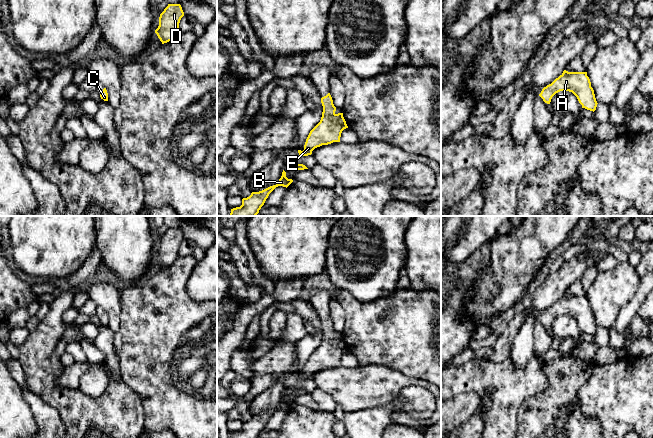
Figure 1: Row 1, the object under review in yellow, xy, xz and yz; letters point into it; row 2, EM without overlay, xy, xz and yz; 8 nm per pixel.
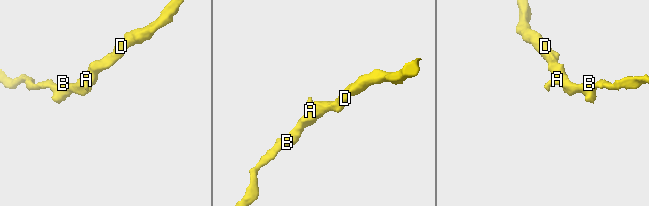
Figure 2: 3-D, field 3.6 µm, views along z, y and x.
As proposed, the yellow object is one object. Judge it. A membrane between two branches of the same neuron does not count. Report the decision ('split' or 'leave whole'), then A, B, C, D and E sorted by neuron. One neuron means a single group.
leave whole | A B C D E

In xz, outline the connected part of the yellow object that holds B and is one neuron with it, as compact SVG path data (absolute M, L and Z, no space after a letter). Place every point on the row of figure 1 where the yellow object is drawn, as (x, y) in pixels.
M283 170L279 181L262 191L252 192L247 198L242 199L242 205L231 209L230 216L256 216L259 210L264 205L269 194L278 186L288 187L293 182L292 179L286 177L286 172Z

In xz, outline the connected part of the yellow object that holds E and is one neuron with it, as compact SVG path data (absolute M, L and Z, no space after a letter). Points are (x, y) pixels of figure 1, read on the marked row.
M330 93L321 98L323 112L320 122L310 131L304 150L298 150L300 156L308 156L312 151L322 145L340 142L341 133L348 128L343 113L336 114Z

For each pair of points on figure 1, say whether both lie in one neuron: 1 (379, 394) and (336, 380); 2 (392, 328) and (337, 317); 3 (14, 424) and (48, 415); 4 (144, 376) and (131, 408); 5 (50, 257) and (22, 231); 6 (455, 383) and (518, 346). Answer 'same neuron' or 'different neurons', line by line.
1: same neuron
2: different neurons
3: different neurons
4: different neurons
5: same neuron
6: different neurons

